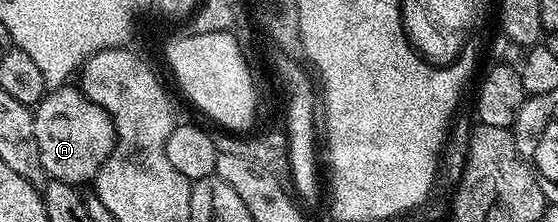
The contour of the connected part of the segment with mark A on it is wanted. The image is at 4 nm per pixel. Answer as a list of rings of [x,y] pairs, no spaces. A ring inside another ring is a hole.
[[[72,84],[48,90],[36,103],[32,119],[45,175],[77,188],[83,187],[83,182],[91,183],[95,179],[116,143],[116,129],[111,116]]]

